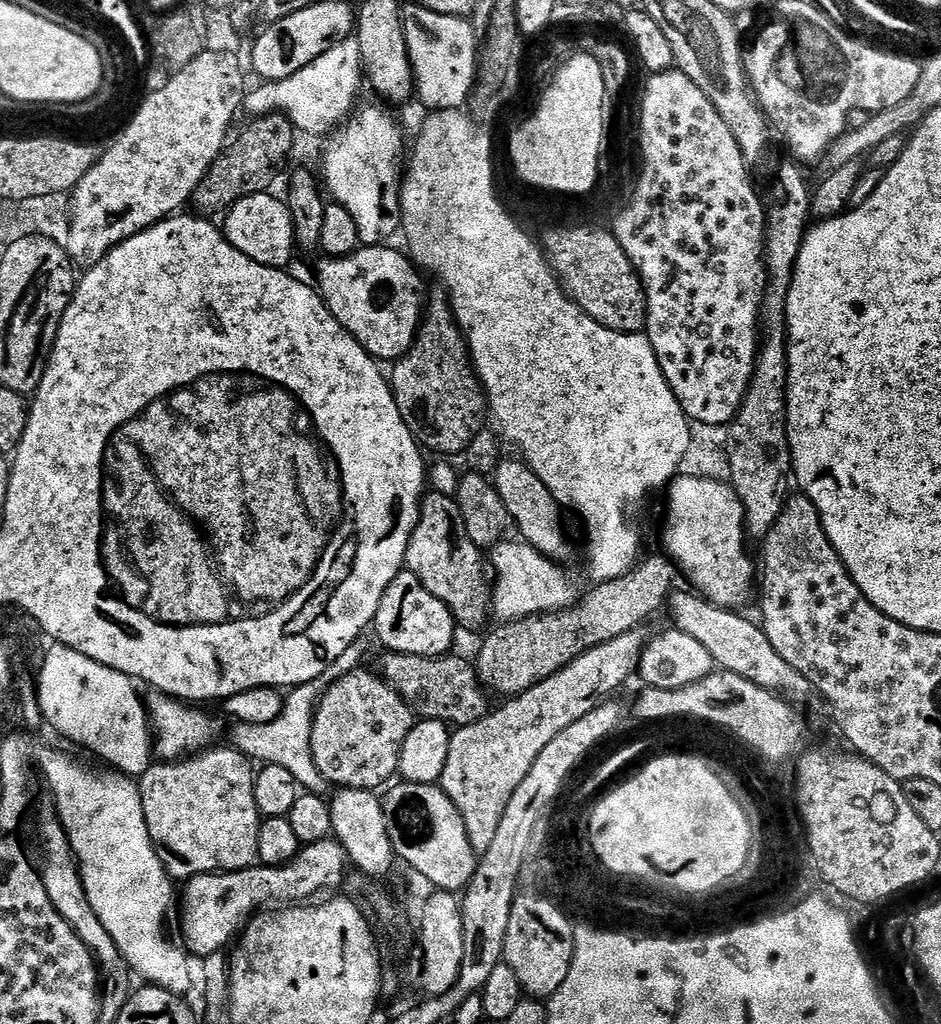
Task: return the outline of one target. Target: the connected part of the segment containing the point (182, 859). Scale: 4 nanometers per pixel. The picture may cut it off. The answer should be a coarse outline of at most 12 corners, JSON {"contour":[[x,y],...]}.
{"contour":[[231,746],[138,780],[169,876],[257,863],[255,765]]}

